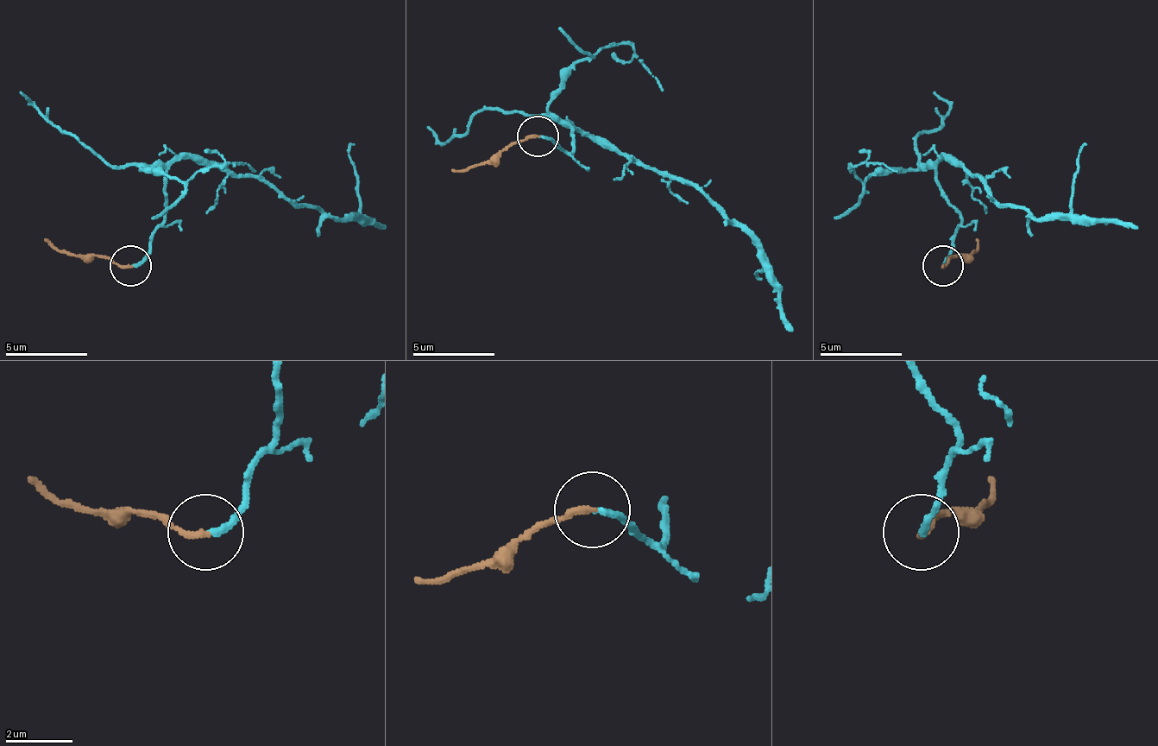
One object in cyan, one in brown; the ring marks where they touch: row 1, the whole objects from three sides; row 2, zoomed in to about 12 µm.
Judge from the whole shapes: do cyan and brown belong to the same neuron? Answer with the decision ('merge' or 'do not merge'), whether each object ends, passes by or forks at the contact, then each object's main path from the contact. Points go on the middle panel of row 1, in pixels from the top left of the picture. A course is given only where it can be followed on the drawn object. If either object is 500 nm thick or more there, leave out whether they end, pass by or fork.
merge | cyan ends | brown ends | cyan via (537, 137), (569, 154), (574, 129), (607, 137), (639, 161), (684, 178), (758, 248), (779, 318), (791, 331) | brown via (537, 137), (504, 145), (479, 161), (450, 170)

